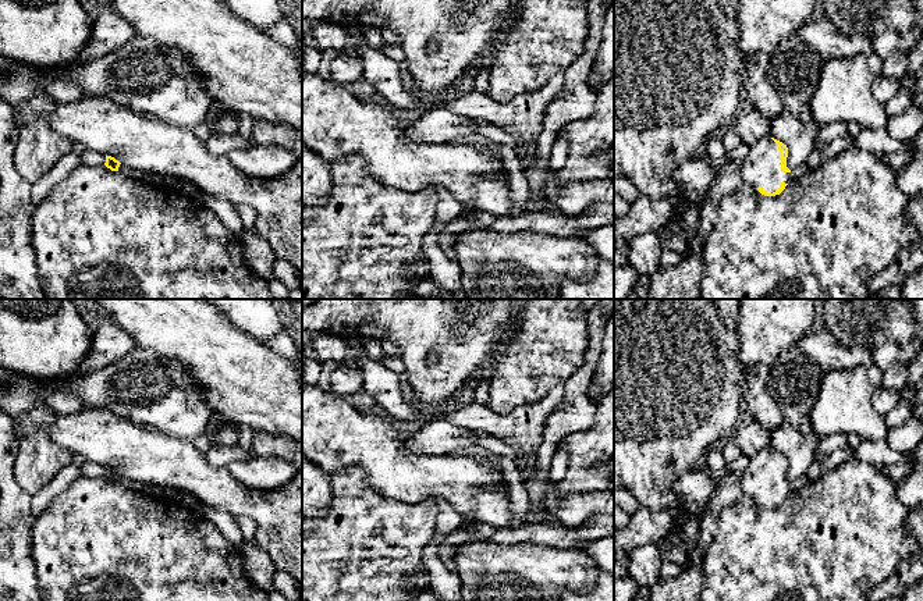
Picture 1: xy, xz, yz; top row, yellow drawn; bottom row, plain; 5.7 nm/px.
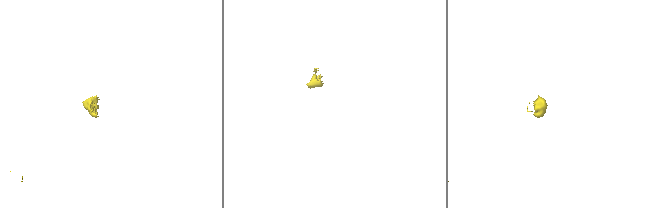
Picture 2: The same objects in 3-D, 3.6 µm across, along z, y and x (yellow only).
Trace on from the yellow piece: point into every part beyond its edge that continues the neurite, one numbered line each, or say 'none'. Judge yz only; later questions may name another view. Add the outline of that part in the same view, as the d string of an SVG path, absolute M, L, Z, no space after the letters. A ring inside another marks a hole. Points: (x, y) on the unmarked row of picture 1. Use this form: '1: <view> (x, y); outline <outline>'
1: yz (762, 479); outline M763 448L757 455L749 458L749 465L742 473L743 494L756 501L763 498L767 505L775 504L781 494L791 494L791 484L781 481L781 466L771 448Z

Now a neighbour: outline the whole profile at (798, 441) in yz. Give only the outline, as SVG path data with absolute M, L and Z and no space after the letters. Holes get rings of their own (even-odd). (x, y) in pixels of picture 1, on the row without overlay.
M807 416L796 423L784 420L770 433L770 448L788 459L787 479L795 481L807 474L816 462L819 437Z

